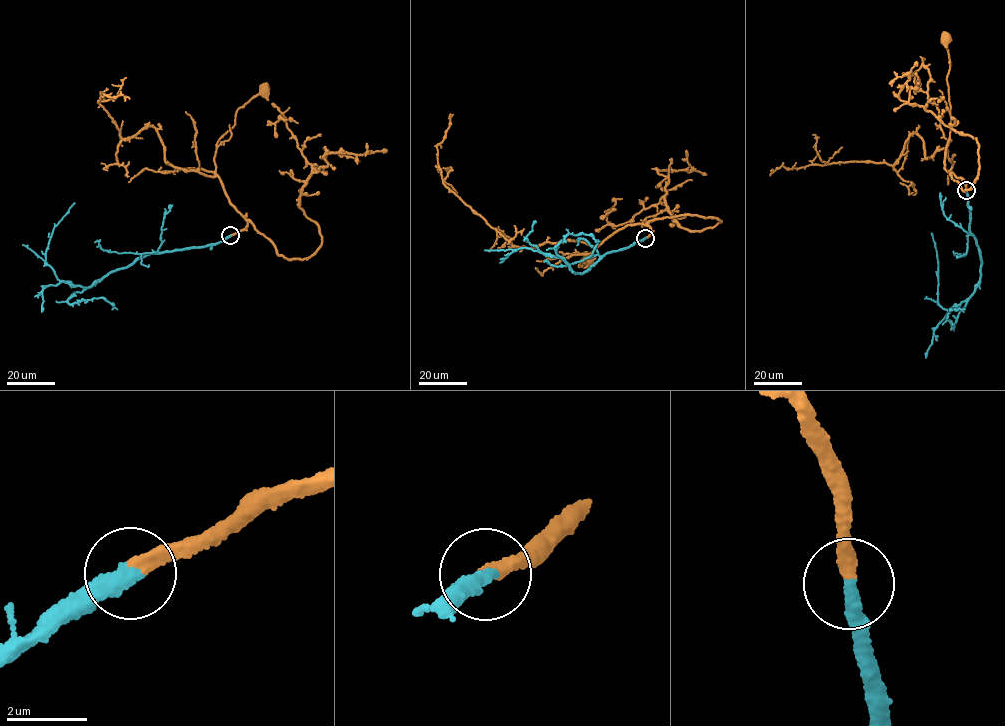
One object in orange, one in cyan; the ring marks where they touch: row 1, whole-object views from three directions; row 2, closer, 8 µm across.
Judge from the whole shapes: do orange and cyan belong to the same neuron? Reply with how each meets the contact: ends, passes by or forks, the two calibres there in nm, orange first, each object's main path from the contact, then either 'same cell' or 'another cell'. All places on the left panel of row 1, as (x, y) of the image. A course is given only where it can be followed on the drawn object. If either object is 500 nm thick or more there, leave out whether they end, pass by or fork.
orange ends there; cyan ends there; 300 nm thick on the orange side, 400 nm on the other; orange runs (230, 235), (247, 226), (247, 221), (231, 204), (215, 172), (216, 144), (235, 124), (236, 111), (264, 90); cyan runs (230, 235), (216, 243), (147, 254), (90, 286), (82, 286), (58, 280), (45, 261), (54, 227), (75, 203); same cell

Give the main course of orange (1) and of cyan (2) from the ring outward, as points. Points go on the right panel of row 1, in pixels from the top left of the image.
1: (966, 189), (963, 179), (944, 167), (950, 117), (946, 76), (950, 59), (946, 39)
2: (966, 189), (969, 228), (977, 244), (980, 276), (972, 295), (948, 310), (937, 303), (938, 263), (931, 233)

